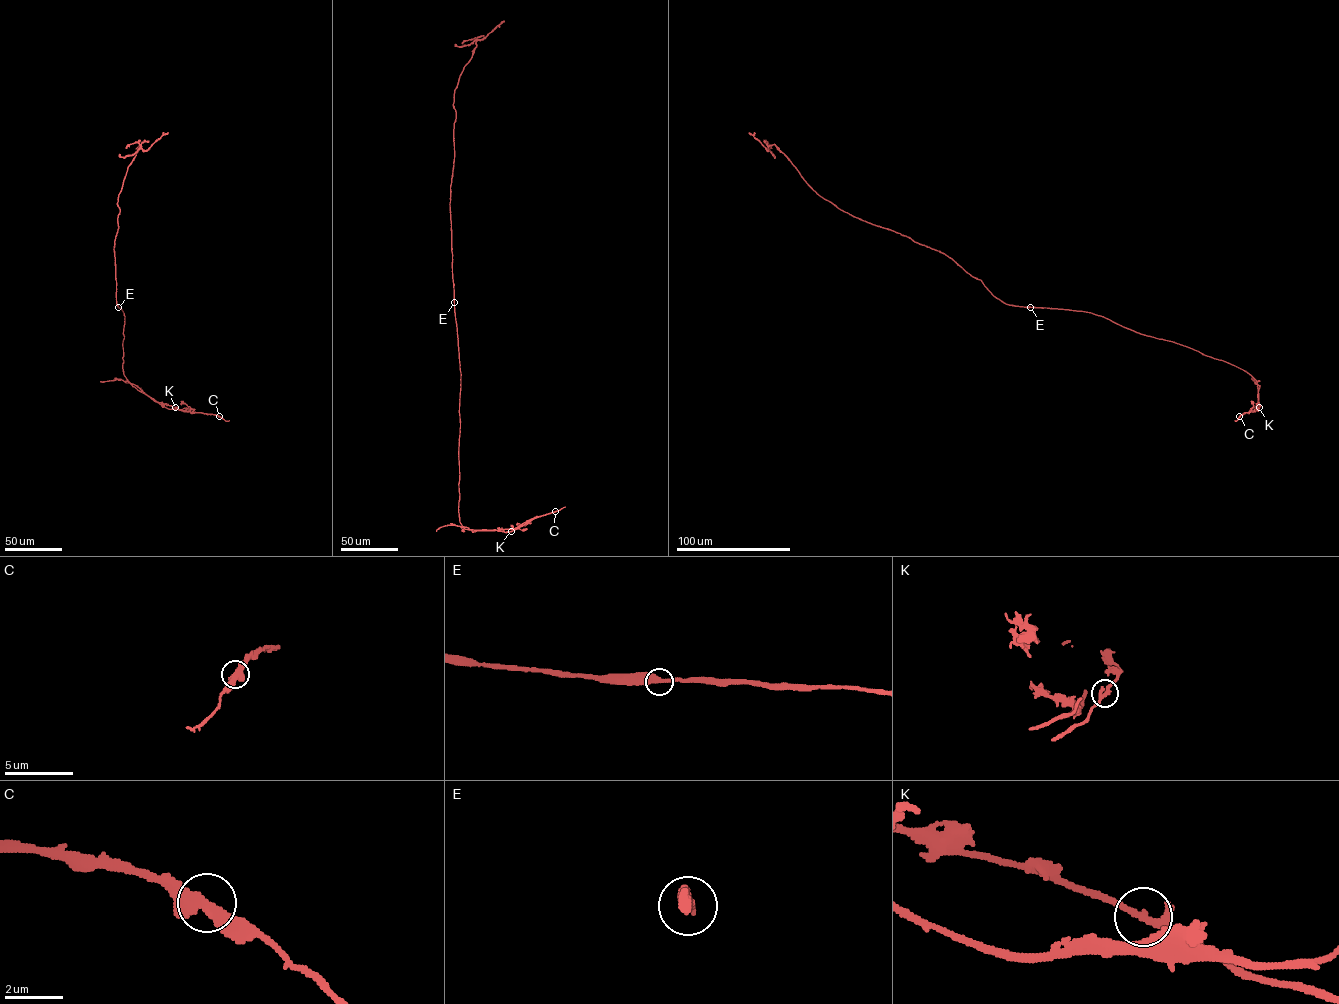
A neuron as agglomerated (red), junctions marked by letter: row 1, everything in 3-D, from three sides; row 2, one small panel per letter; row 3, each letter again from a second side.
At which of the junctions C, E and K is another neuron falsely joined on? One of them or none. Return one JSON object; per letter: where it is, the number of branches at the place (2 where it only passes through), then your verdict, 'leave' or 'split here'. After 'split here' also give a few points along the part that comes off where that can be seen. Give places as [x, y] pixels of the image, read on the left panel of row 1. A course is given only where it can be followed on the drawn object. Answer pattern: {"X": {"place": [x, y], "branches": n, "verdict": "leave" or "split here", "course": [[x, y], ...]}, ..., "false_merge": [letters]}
{"C": {"place": [219, 416], "branches": 3, "verdict": "split here", "course": [[219, 416], [183, 411], [154, 401], [137, 386], [122, 380], [100, 381]]}, "E": {"place": [118, 307], "branches": 2, "verdict": "leave"}, "K": {"place": [175, 407], "branches": 3, "verdict": "leave"}, "false_merge": ["C"]}

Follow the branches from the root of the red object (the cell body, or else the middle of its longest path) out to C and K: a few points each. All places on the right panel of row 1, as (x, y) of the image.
C: (1030, 307), (1092, 312), (1141, 334), (1174, 342), (1242, 369), (1257, 382), (1258, 402), (1257, 409), (1239, 416)
K: (1030, 307), (1092, 312), (1141, 334), (1174, 342), (1229, 363), (1256, 380), (1259, 407)

